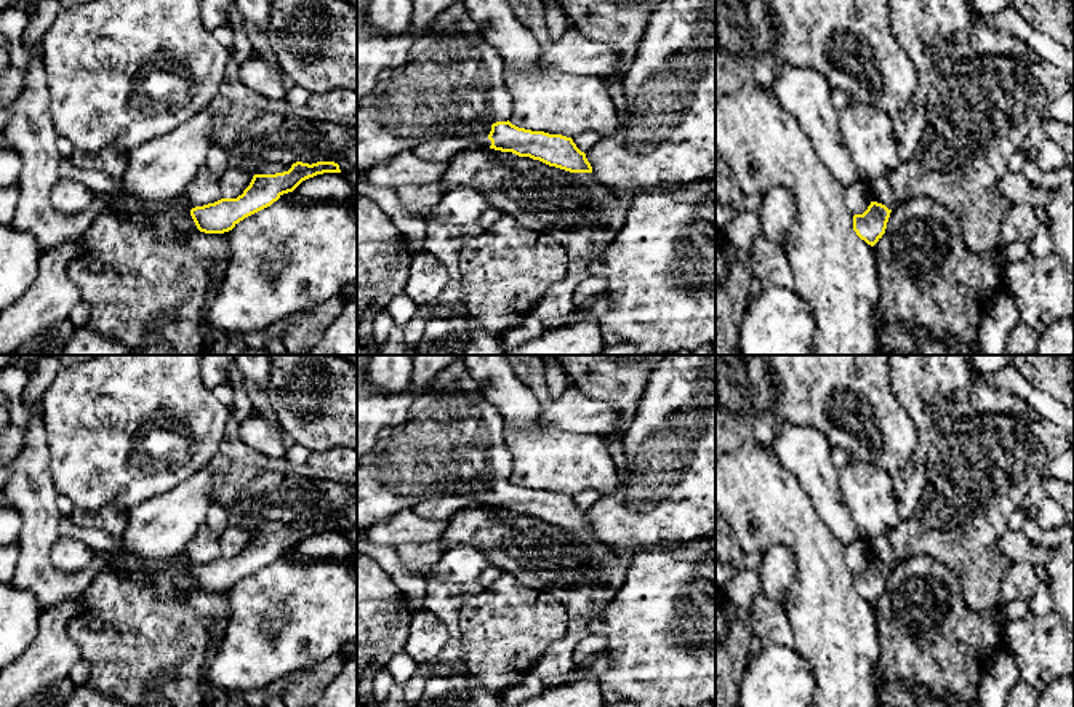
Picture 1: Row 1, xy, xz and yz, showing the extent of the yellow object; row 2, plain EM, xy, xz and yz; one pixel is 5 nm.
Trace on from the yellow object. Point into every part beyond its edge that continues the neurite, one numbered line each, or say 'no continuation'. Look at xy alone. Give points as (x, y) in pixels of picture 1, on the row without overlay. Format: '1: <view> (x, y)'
no continuation

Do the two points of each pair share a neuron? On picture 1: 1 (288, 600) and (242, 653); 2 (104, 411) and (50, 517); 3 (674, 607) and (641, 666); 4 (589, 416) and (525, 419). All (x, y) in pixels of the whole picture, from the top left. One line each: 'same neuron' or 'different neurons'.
1: same neuron
2: different neurons
3: same neuron
4: different neurons

